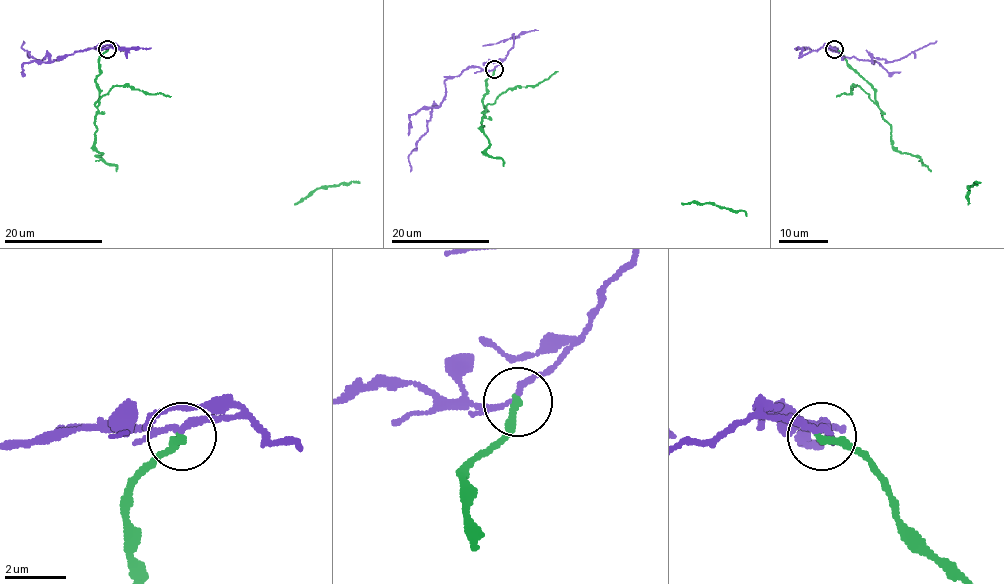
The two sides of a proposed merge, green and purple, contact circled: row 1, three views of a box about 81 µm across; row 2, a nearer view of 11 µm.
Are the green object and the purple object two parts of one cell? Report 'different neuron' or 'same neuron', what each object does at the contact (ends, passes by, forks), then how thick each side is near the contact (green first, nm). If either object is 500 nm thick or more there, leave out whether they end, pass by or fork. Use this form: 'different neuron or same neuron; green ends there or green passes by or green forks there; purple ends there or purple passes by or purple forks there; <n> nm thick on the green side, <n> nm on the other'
different neuron; green ends there; purple passes by; 280 nm thick on the green side, 190 nm on the other

